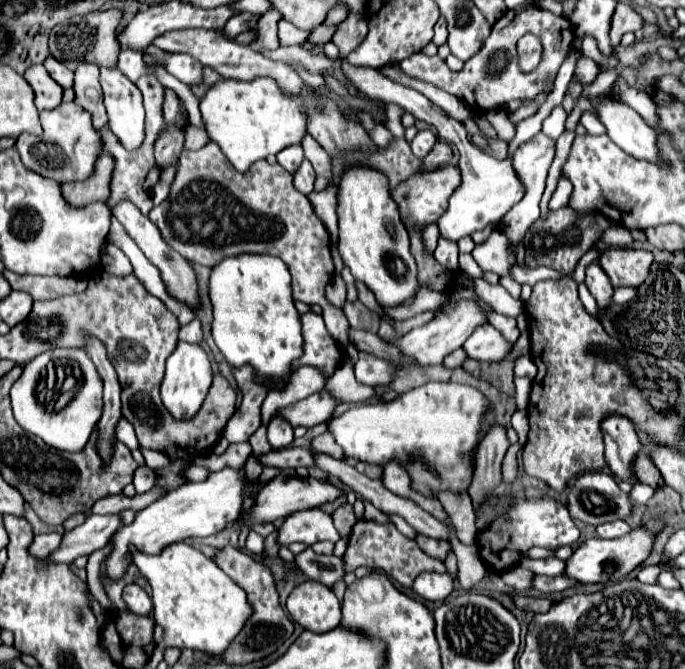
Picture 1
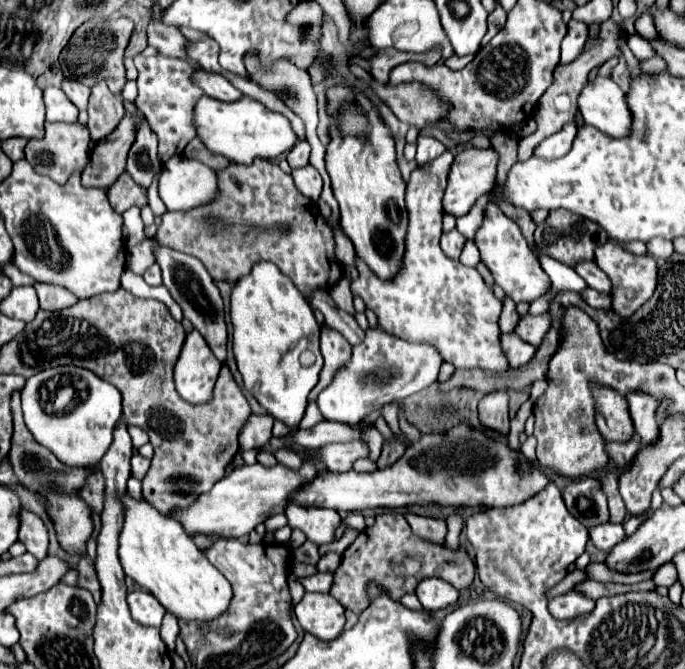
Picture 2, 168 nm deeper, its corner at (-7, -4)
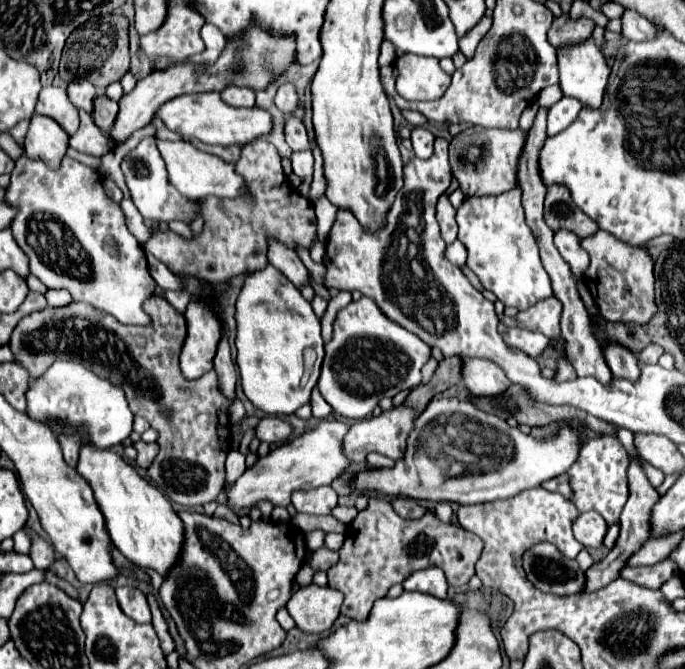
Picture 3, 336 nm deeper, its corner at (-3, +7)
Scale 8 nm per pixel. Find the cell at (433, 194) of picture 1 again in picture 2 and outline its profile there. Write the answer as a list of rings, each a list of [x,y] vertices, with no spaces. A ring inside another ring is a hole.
[[[469,148],[461,150],[455,156],[455,162],[451,164],[449,172],[449,184],[447,192],[443,196],[443,210],[453,216],[463,216],[471,210],[471,206],[485,194],[489,194],[495,188],[495,178],[497,178],[497,162],[499,154],[495,148]]]

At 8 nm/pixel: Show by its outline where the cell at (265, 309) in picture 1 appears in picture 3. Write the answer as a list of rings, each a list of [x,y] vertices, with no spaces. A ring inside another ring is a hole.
[[[267,265],[265,269],[259,269],[251,275],[247,275],[243,289],[237,297],[235,305],[235,319],[237,319],[237,367],[241,373],[241,385],[249,401],[267,413],[293,413],[301,405],[309,403],[311,389],[315,387],[321,371],[323,361],[323,339],[321,339],[321,321],[311,309],[311,303],[303,299],[301,291],[283,277],[273,265]],[[304,355],[311,355],[315,361],[313,367],[305,367]]]

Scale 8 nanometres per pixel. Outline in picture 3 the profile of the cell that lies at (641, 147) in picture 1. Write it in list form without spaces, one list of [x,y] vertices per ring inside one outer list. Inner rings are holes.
[[[589,39],[581,45],[567,45],[565,49],[557,51],[557,57],[559,57],[559,87],[563,95],[581,101],[583,107],[599,109],[603,101],[603,91],[607,89],[607,77],[611,75],[611,69],[603,53],[595,47],[595,41]]]

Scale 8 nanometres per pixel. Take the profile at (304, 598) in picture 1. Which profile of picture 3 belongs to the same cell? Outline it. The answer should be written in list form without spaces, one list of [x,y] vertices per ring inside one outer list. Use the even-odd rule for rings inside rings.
[[[311,583],[293,593],[293,597],[287,601],[287,611],[299,629],[307,633],[323,633],[333,627],[341,603],[343,593]]]

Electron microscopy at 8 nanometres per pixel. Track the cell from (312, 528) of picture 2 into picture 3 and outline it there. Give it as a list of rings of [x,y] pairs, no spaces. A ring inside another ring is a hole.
[[[317,487],[311,491],[297,491],[291,497],[293,507],[299,513],[311,515],[329,515],[337,505],[337,493],[333,487]]]

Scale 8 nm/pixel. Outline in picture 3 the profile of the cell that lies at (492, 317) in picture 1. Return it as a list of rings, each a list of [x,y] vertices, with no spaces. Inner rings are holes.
[[[549,297],[545,301],[539,301],[531,309],[521,311],[517,315],[517,325],[531,331],[539,331],[549,339],[557,339],[561,335],[559,315],[561,315],[561,301],[555,297]]]

